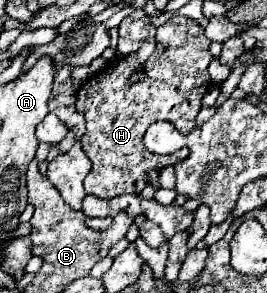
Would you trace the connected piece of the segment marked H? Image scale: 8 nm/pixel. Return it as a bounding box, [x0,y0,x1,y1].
[77,16,213,200]

